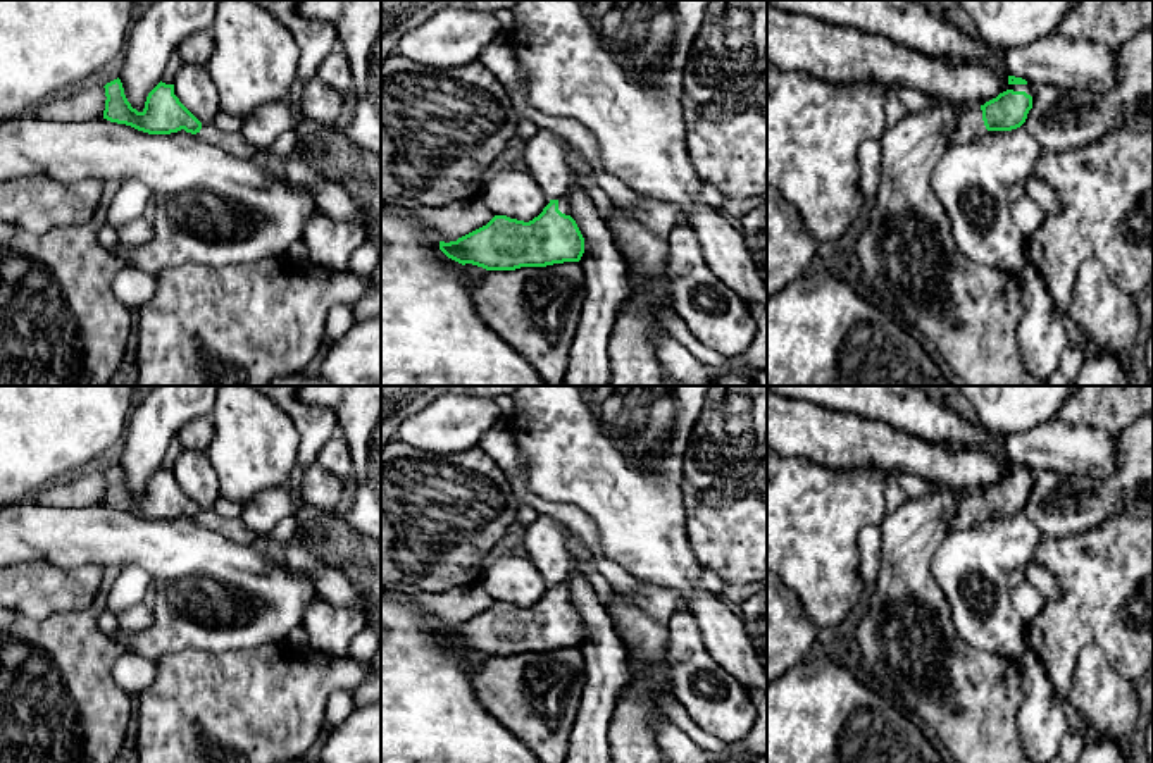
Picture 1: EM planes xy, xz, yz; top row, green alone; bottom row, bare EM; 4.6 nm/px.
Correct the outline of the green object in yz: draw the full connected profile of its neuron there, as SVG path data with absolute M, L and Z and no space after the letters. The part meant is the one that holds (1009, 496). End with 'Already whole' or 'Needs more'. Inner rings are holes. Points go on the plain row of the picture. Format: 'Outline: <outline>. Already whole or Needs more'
Outline: M1008 462L1005 477L984 491L962 496L957 515L950 520L950 532L965 530L989 517L1020 513L1032 494L1034 472L1022 463Z. Needs more

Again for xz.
Outline: M567 580L550 586L529 608L495 601L486 611L458 623L439 627L439 636L452 646L486 656L515 656L579 648L584 623L570 603Z. Needs more

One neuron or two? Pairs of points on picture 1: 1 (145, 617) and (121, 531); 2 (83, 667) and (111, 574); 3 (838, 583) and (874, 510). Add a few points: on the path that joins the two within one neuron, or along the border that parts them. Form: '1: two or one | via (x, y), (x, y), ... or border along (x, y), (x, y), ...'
1: two | border along (152, 605), (152, 620), (147, 626), (121, 631)
2: one | via (83, 645), (83, 624), (102, 596)
3: one | via (838, 564), (838, 539), (855, 522)

